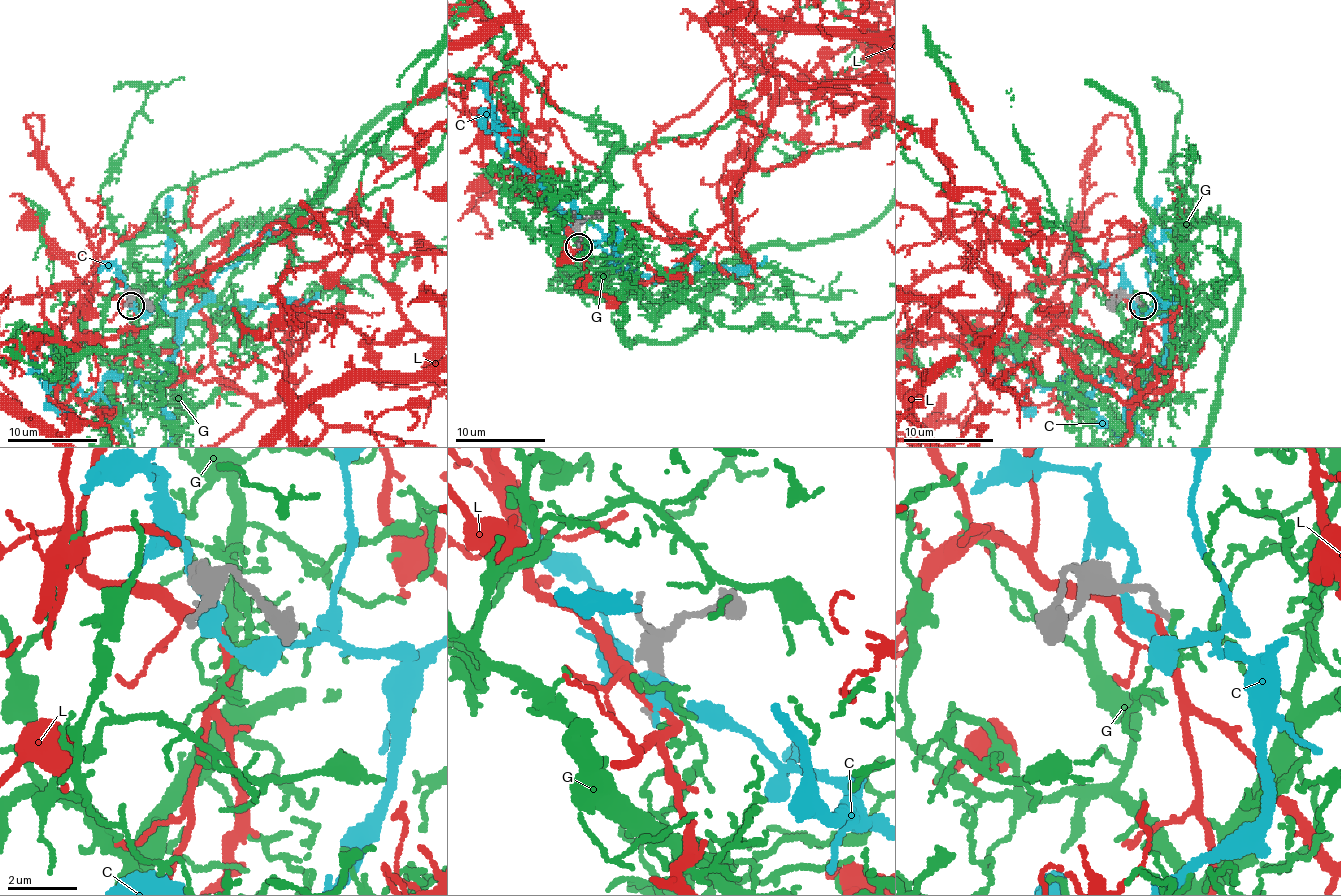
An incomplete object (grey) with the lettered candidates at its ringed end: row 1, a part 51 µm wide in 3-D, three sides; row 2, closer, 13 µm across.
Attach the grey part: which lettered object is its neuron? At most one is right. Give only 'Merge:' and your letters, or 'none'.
Merge: none

